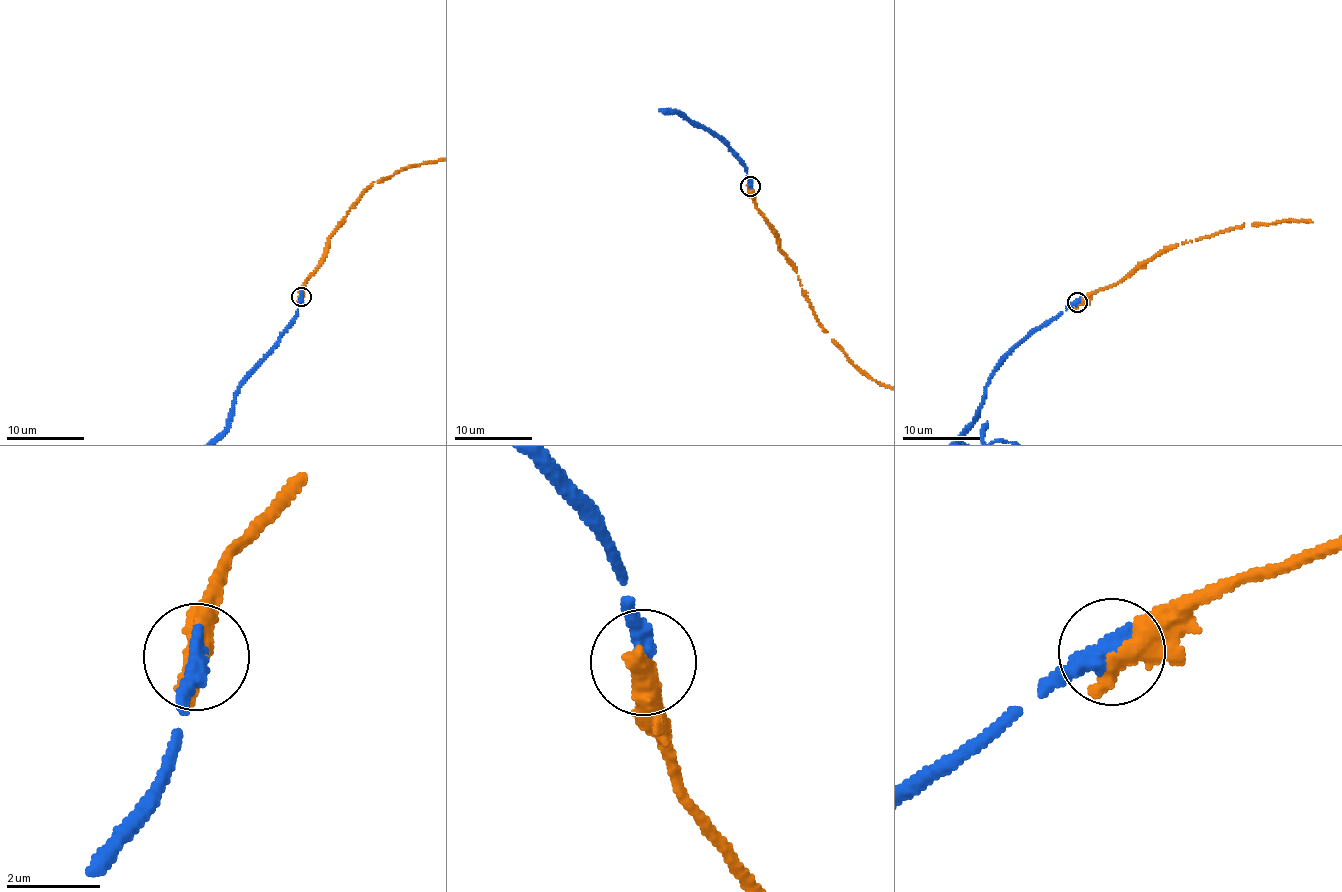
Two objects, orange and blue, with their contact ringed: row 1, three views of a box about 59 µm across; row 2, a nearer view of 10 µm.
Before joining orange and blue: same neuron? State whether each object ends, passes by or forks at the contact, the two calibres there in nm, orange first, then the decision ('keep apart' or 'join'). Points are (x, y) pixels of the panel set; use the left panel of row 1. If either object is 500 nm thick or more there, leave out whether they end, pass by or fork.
600/480 nm | join

